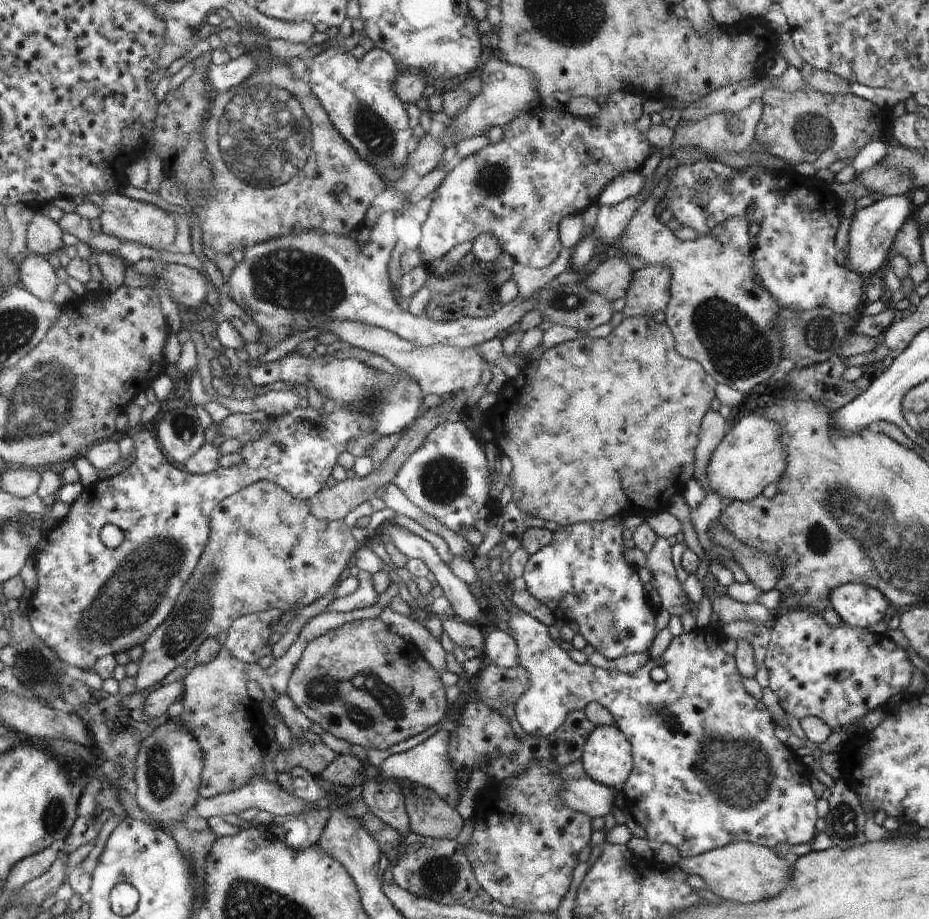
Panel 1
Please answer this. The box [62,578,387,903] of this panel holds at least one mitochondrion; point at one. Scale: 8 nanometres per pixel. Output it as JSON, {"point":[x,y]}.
{"point":[162,781]}

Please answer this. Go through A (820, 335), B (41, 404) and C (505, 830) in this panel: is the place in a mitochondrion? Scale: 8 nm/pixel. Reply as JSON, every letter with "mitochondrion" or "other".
{"A":"mitochondrion","B":"mitochondrion","C":"other"}

